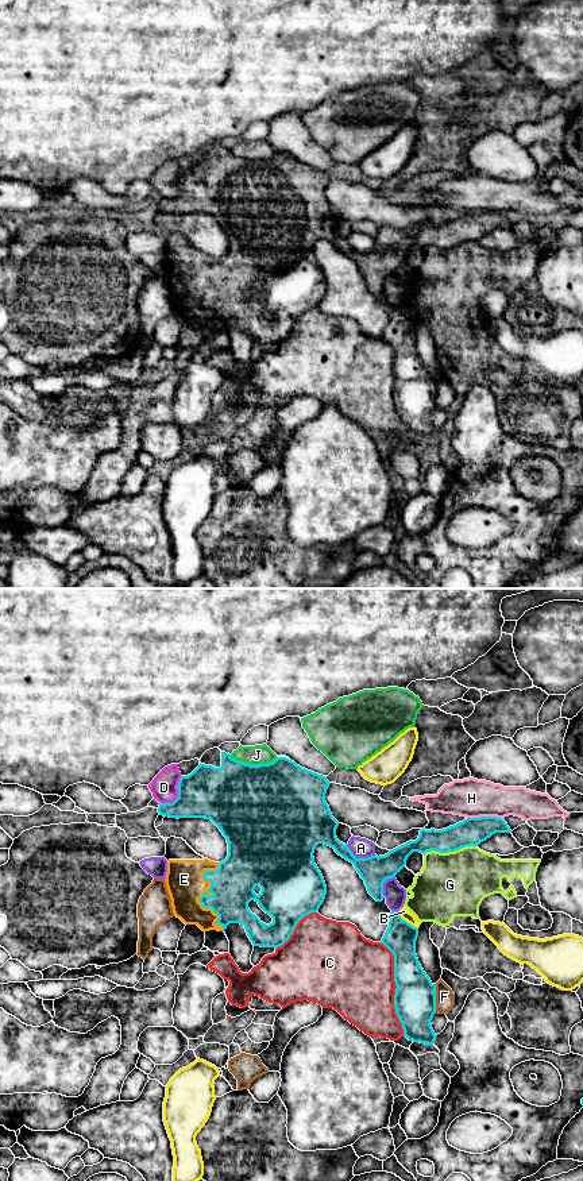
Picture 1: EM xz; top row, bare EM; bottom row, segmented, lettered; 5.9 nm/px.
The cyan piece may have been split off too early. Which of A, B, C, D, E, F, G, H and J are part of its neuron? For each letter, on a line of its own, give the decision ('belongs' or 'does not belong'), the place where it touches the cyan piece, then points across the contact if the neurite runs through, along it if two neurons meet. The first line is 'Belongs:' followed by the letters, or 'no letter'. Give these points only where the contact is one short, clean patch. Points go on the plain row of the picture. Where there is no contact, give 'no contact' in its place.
Belongs: E
A: does not belong; contact xz (359, 254)
B: does not belong; contact xz (405, 316)
C: does not belong; contact xz (396, 383)
D: does not belong; contact xz (178, 190)
E: belongs; contact xz (203, 289)
F: does not belong; contact xz (435, 393)
G: does not belong; contact xz (450, 246)
H: does not belong; contact xz (483, 212)
J: does not belong; contact xz (254, 161)

